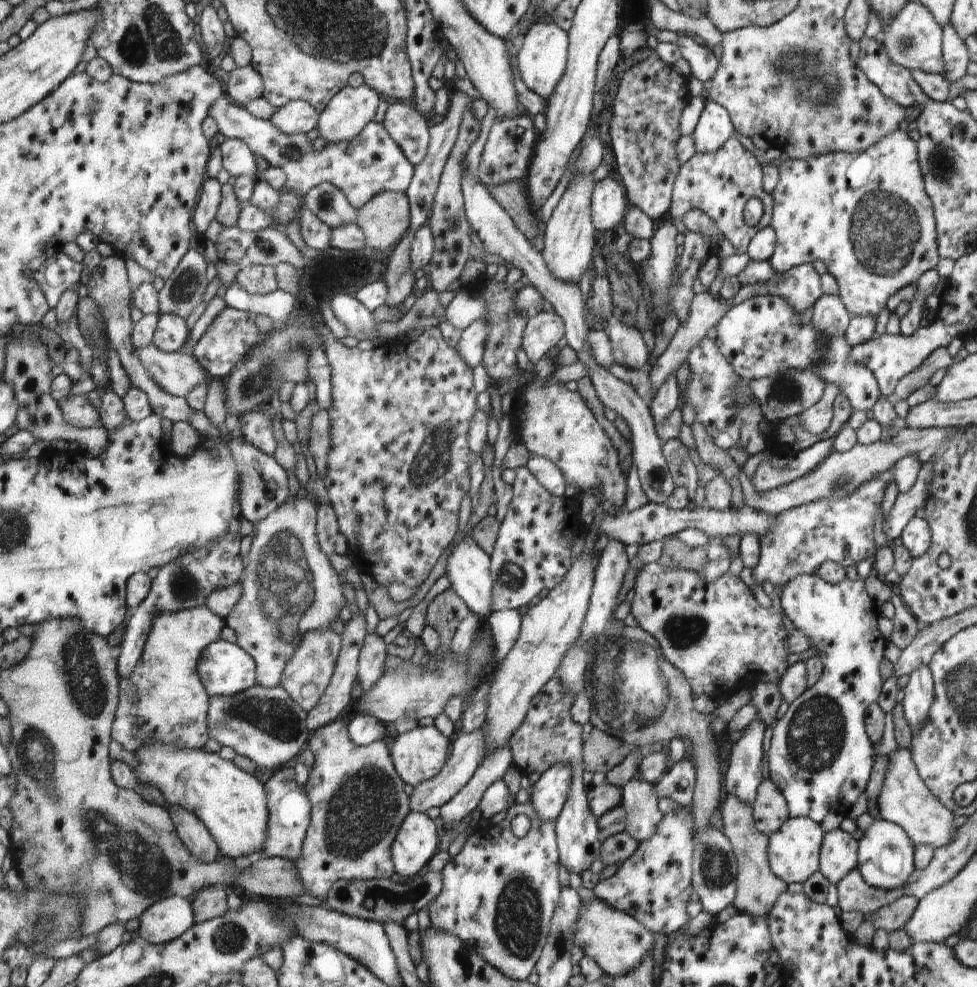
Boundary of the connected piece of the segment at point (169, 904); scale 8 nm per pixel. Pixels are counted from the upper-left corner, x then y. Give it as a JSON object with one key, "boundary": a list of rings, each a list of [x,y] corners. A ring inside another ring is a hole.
{"boundary":[[[171,896],[144,913],[139,935],[152,944],[170,944],[186,934],[196,924],[192,899]]]}

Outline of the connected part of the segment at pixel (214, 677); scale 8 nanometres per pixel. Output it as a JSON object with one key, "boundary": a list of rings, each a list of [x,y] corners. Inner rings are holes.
{"boundary":[[[222,639],[204,650],[199,673],[211,697],[236,696],[258,681],[254,659],[238,644]]]}

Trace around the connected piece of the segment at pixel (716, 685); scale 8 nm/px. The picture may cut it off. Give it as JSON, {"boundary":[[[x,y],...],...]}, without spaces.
{"boundary":[[[658,561],[642,565],[634,584],[635,596],[631,603],[631,613],[639,627],[651,634],[658,642],[664,658],[684,674],[692,694],[705,694],[719,703],[726,701],[742,686],[754,682],[780,684],[784,672],[788,670],[788,631],[782,623],[783,611],[774,606],[762,608],[752,596],[750,588],[740,577],[724,574],[714,582],[706,582],[695,570],[678,570],[658,564]]]}

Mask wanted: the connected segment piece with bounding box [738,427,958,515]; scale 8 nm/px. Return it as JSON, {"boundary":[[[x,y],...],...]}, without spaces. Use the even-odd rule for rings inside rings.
{"boundary":[[[905,427],[899,430],[898,434],[890,441],[878,441],[869,445],[856,443],[852,450],[848,452],[830,452],[826,460],[822,460],[820,466],[816,466],[812,472],[785,484],[778,486],[770,492],[758,494],[756,488],[752,488],[750,477],[744,472],[743,468],[738,470],[738,480],[742,487],[743,498],[746,506],[766,512],[766,514],[780,514],[781,512],[796,508],[797,506],[807,505],[811,502],[824,502],[824,500],[840,500],[848,498],[859,486],[865,482],[870,482],[874,478],[882,477],[883,473],[889,473],[890,468],[905,456],[916,456],[920,459],[920,464],[926,464],[930,458],[944,442],[946,438],[954,436],[958,432],[956,428],[927,428],[914,429]]]}

